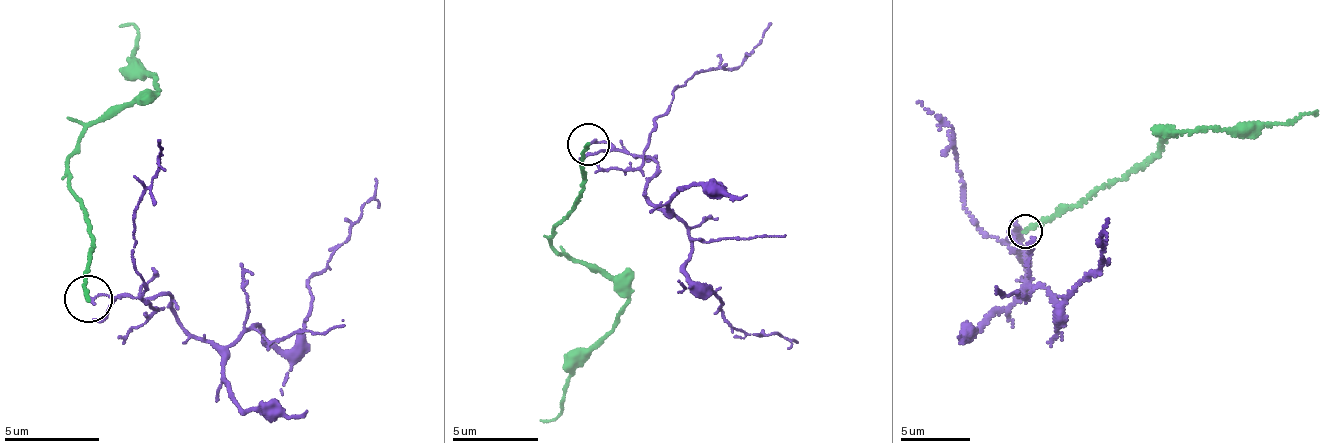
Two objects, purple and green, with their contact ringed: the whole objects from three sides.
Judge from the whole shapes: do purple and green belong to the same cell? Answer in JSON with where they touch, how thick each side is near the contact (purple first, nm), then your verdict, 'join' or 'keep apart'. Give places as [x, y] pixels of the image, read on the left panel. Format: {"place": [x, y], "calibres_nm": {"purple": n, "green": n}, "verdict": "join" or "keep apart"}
{"place": [88, 299], "calibres_nm": {"purple": 140, "green": 240}, "verdict": "keep apart"}

